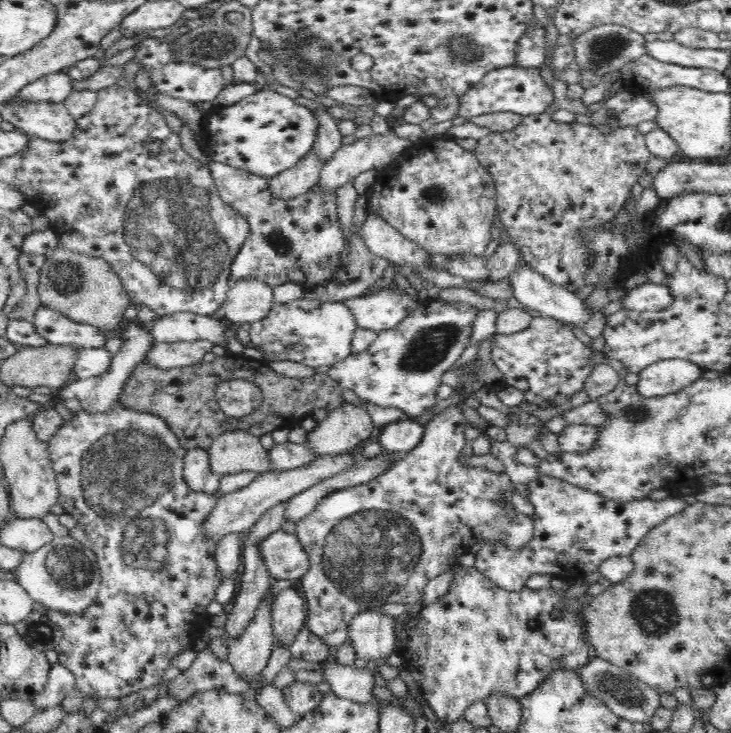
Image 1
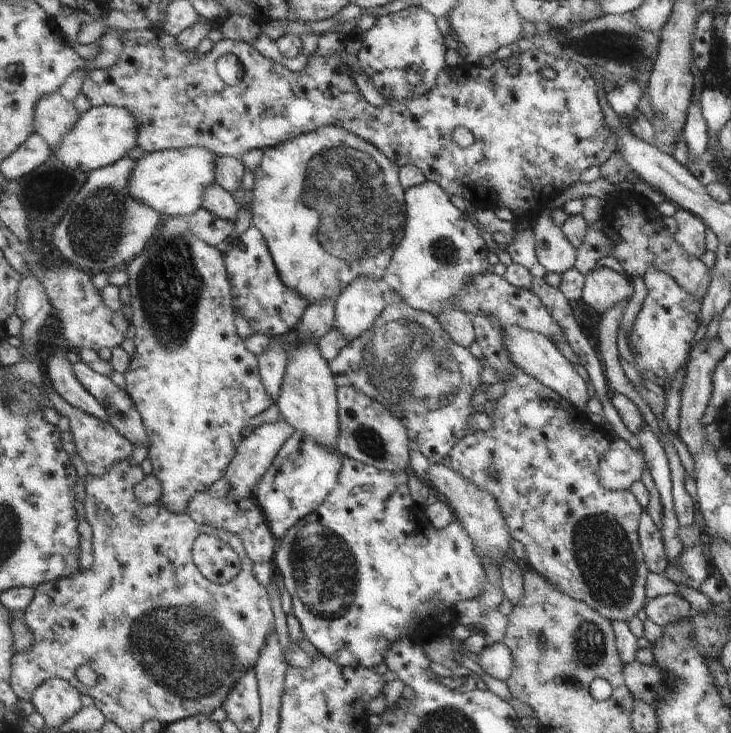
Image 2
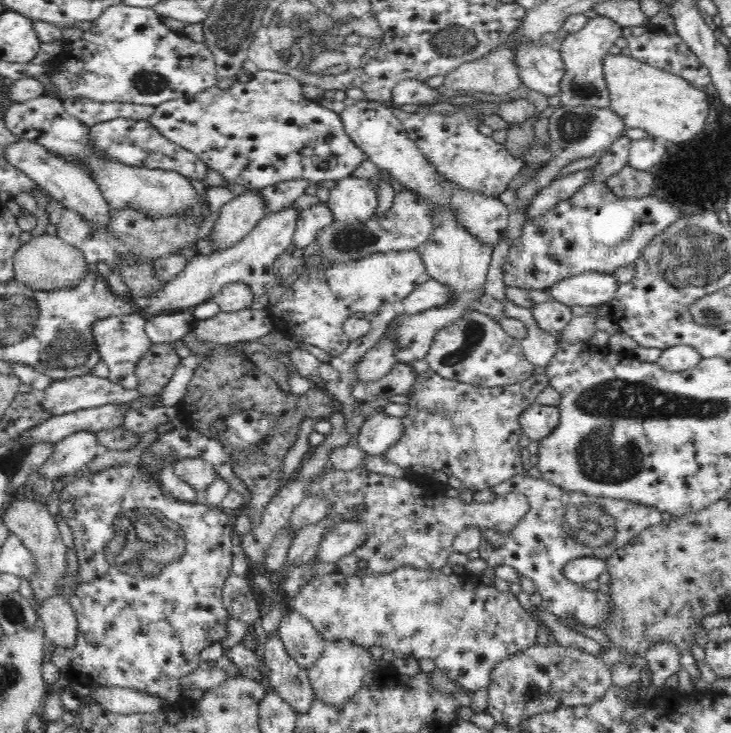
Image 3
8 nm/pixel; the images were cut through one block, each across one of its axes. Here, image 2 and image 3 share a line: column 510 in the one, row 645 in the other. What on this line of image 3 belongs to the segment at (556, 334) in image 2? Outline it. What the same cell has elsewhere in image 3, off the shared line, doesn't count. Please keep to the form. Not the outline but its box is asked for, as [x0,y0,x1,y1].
[277,610,325,670]

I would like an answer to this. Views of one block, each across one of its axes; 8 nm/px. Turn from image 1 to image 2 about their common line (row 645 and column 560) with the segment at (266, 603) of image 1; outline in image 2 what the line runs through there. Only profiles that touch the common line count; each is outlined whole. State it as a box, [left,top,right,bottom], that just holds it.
[535,209,577,274]

